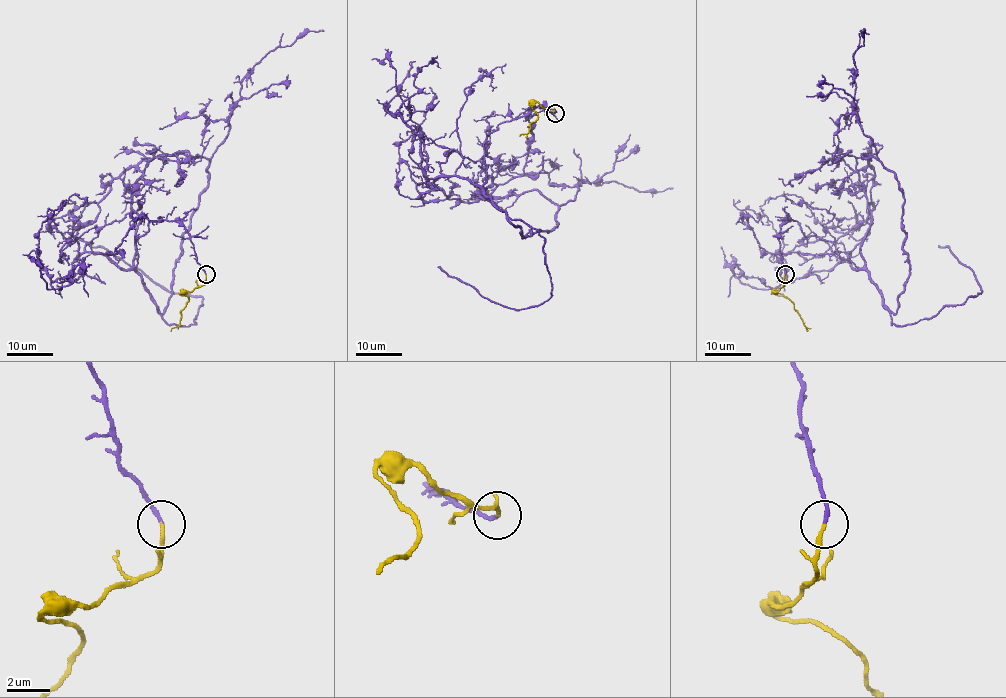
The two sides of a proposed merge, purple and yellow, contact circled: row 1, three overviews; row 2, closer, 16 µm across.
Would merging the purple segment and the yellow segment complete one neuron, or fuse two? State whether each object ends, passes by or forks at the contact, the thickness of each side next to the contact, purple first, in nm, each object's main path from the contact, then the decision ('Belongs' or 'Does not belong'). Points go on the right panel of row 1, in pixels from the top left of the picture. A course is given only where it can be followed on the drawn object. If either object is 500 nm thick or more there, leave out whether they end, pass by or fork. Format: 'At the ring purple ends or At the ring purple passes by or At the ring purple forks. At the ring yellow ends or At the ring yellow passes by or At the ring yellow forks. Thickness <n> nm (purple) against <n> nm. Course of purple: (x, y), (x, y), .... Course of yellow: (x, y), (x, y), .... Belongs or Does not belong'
At the ring purple ends. At the ring yellow ends. Thickness 160 nm (purple) against 160 nm. Course of purple: (784, 274), (777, 233), (794, 220), (863, 266), (871, 211), (857, 172), (877, 149), (855, 107), (859, 31). Course of yellow: (784, 274), (783, 284), (774, 291), (790, 300), (807, 331). Belongs

